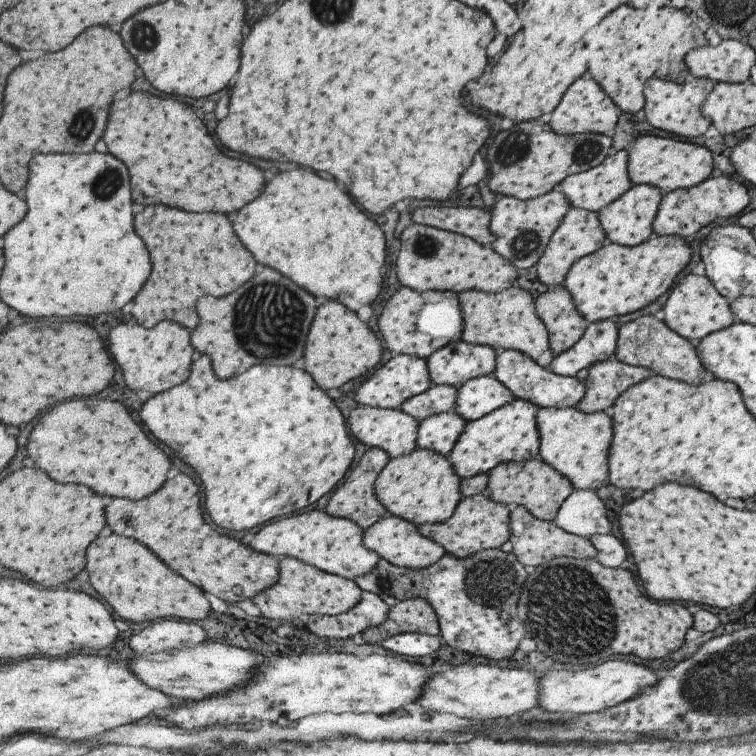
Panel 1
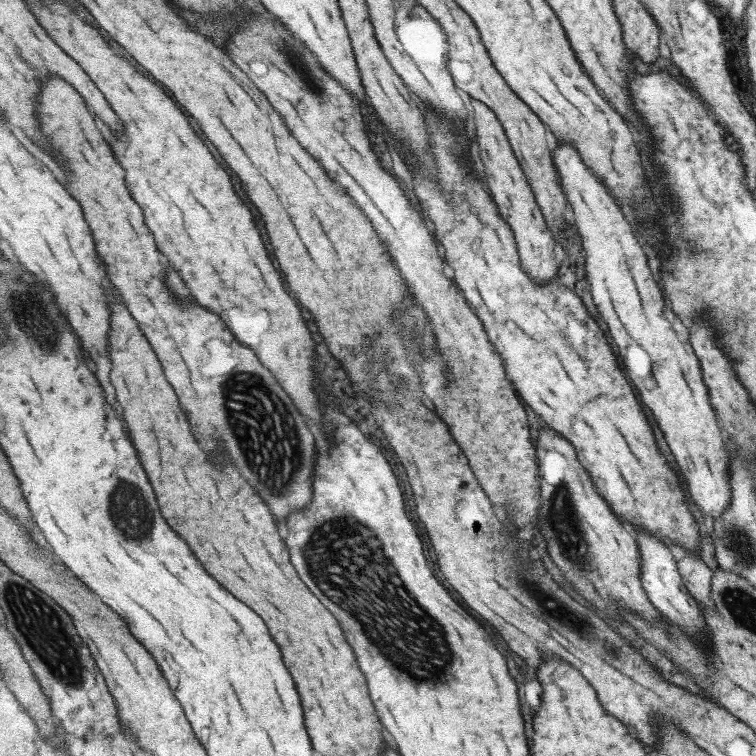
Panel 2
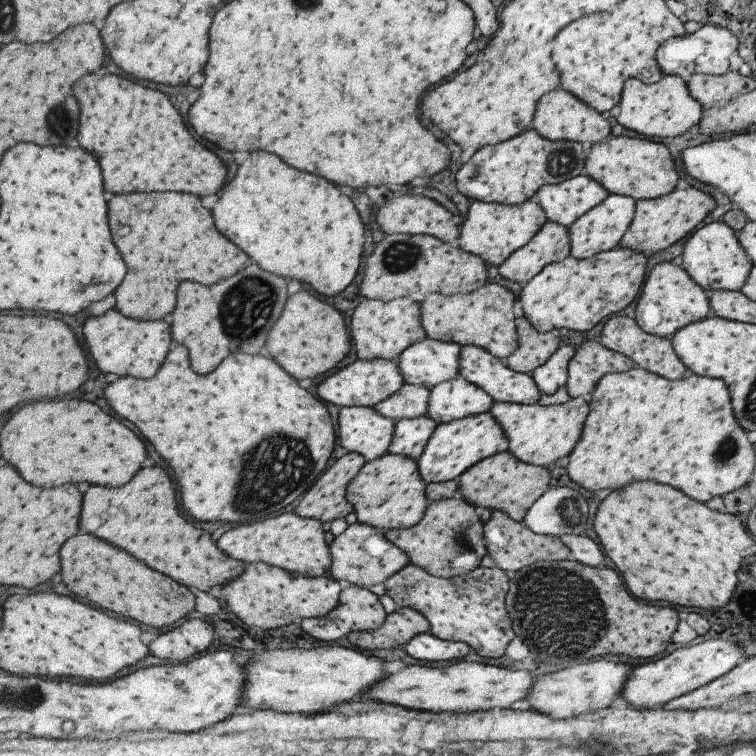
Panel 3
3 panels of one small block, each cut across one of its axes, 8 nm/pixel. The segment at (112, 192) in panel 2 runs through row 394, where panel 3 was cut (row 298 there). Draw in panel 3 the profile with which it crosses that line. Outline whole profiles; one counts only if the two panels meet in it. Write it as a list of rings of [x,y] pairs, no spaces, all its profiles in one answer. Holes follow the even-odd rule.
[[[251,264],[233,278],[217,284],[203,286],[197,282],[183,282],[179,286],[179,308],[173,318],[173,338],[185,344],[191,352],[195,372],[213,372],[229,354],[249,352],[259,354],[269,340],[269,332],[283,316],[289,300],[287,280],[265,272],[261,266]]]

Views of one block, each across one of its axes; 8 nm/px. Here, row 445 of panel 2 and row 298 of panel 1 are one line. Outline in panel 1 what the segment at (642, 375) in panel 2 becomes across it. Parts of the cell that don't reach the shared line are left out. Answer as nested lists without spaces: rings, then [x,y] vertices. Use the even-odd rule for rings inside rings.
[[[691,273],[683,276],[671,293],[668,293],[667,298],[662,308],[663,322],[678,336],[689,342],[699,342],[706,335],[728,328],[735,322],[728,308],[729,303],[713,289],[705,276],[695,276]]]

